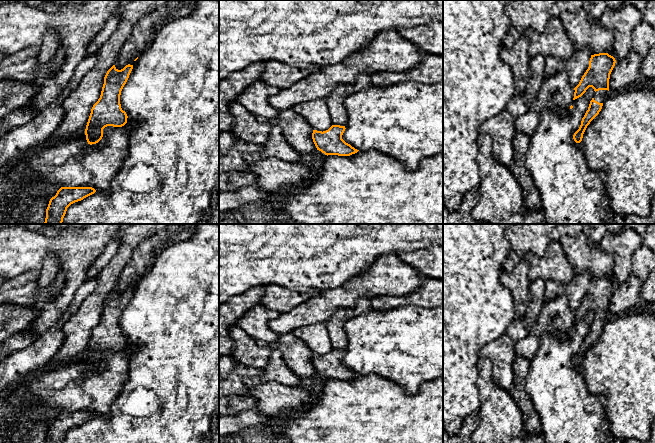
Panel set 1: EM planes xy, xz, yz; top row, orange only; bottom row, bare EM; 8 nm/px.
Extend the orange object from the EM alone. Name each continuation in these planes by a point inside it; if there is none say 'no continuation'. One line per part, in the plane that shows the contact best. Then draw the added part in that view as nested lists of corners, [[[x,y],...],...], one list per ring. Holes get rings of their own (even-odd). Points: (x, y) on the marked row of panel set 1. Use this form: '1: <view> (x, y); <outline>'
1: yz (599, 96); [[[608,90],[596,91],[593,98],[594,98],[595,101],[597,101],[599,103],[604,103],[608,92],[609,92]]]

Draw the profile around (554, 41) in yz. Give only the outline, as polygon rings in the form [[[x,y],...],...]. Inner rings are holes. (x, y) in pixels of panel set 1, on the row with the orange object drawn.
[[[551,17],[542,34],[532,29],[525,34],[530,40],[529,58],[537,55],[556,56],[565,61],[575,52],[575,45],[559,17]]]

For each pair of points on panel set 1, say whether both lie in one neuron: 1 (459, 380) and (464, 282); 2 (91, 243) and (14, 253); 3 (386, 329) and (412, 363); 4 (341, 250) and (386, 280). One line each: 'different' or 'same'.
1: same
2: same
3: same
4: different

